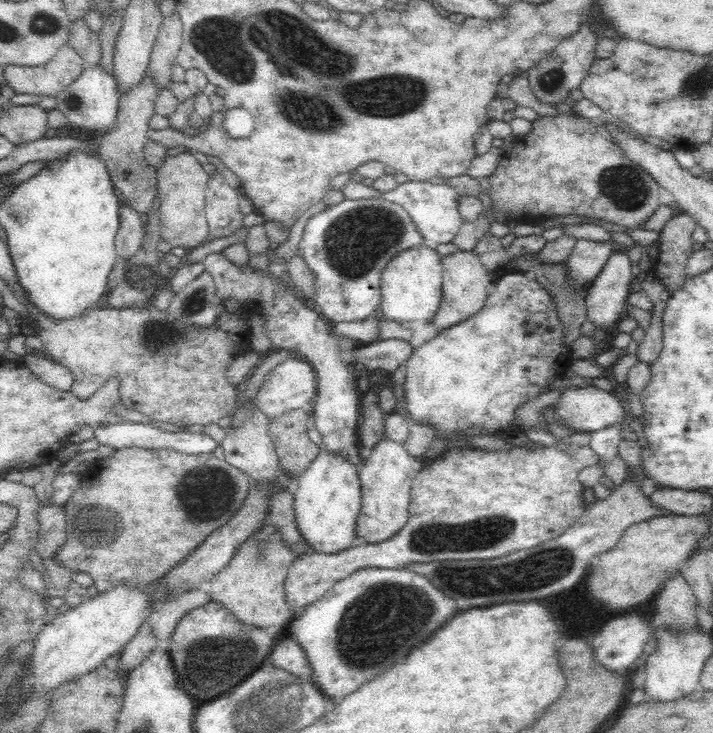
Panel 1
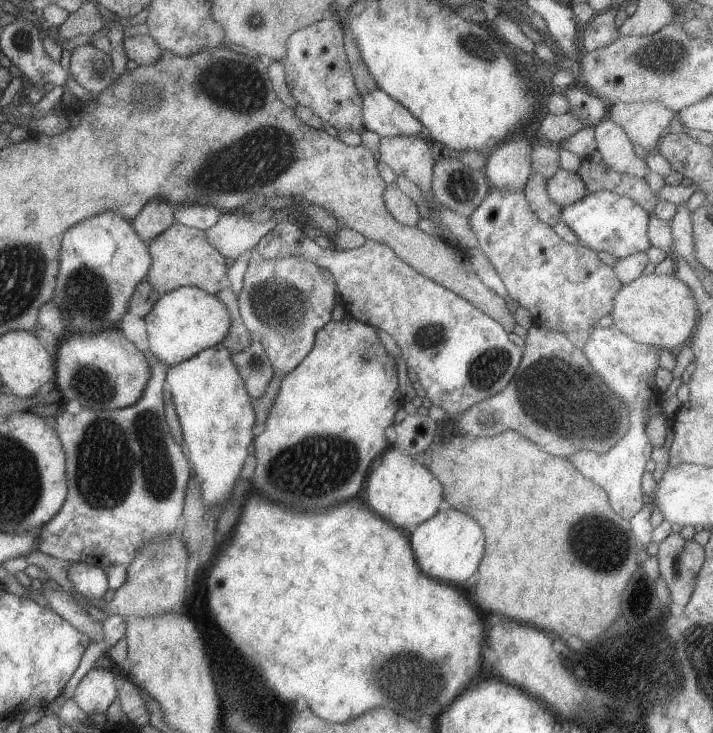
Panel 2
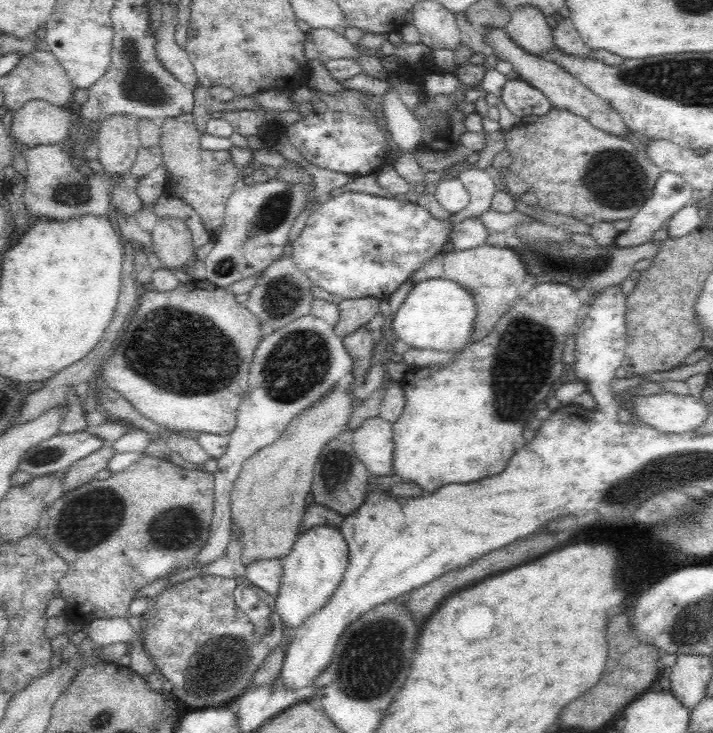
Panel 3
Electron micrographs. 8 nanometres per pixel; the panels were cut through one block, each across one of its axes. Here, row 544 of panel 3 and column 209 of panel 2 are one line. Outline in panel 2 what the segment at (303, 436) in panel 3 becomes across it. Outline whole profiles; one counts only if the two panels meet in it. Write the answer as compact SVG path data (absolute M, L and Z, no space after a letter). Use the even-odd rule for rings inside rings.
M173 220L173 224L155 236L155 240L149 242L149 256L151 256L151 268L147 272L147 284L161 296L167 292L173 292L177 288L201 288L207 294L217 294L219 284L227 278L227 264L225 258L207 242L205 232L187 228Z

